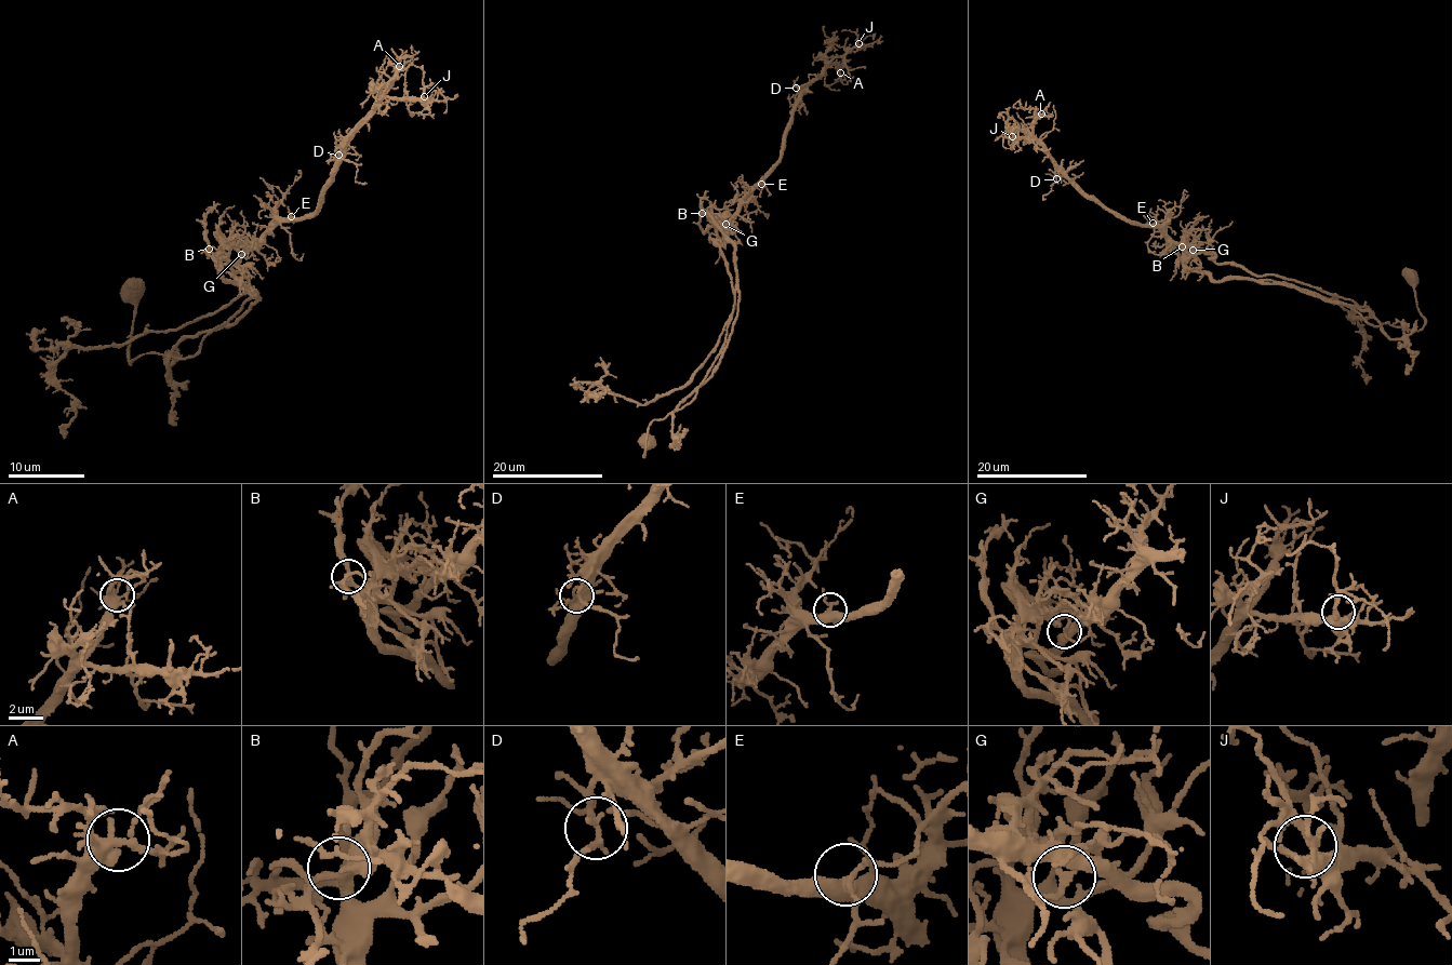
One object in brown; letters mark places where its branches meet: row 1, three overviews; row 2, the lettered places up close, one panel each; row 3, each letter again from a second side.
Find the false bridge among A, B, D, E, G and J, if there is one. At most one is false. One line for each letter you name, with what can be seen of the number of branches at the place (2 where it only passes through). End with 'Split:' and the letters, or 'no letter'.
G: Branches: 2
Split: G

